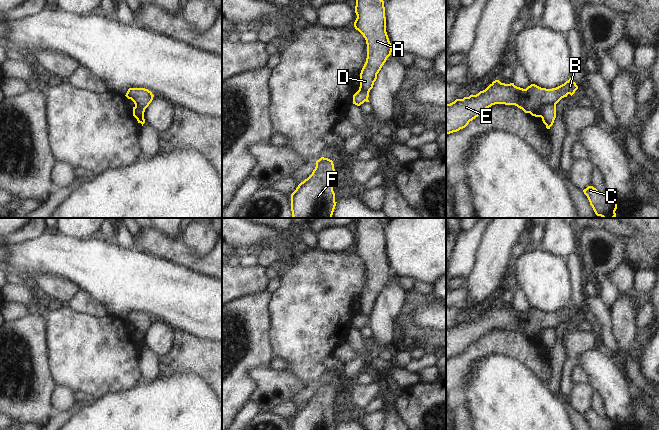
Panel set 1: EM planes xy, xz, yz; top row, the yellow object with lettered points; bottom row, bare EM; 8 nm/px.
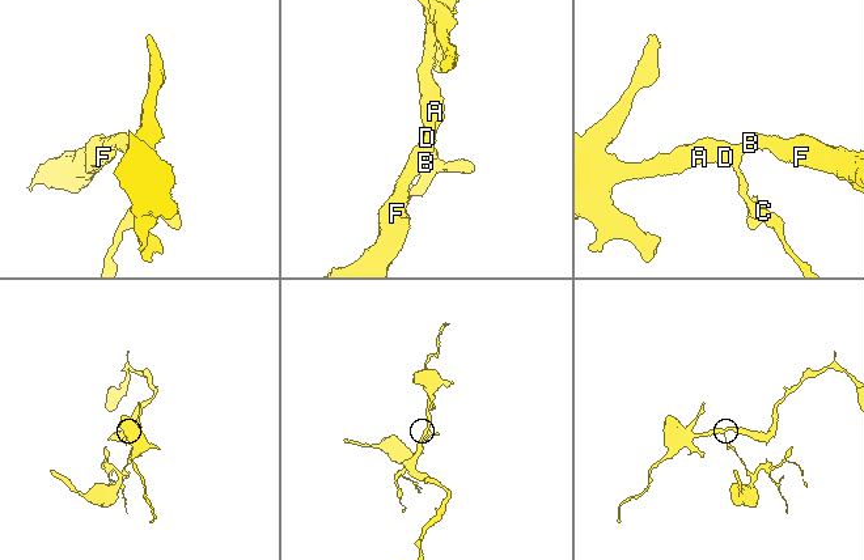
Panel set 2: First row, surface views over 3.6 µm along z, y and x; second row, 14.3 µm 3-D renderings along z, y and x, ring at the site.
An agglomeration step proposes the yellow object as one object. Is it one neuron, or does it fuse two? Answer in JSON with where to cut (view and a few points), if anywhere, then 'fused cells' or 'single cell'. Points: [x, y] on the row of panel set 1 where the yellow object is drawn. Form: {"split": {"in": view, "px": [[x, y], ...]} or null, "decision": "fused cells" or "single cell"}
{"split": {"in": "yz", "px": [[555, 104], [547, 104], [540, 116]]}, "decision": "fused cells"}

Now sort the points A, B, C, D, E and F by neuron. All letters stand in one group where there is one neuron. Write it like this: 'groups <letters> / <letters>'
groups A B D E F / C

